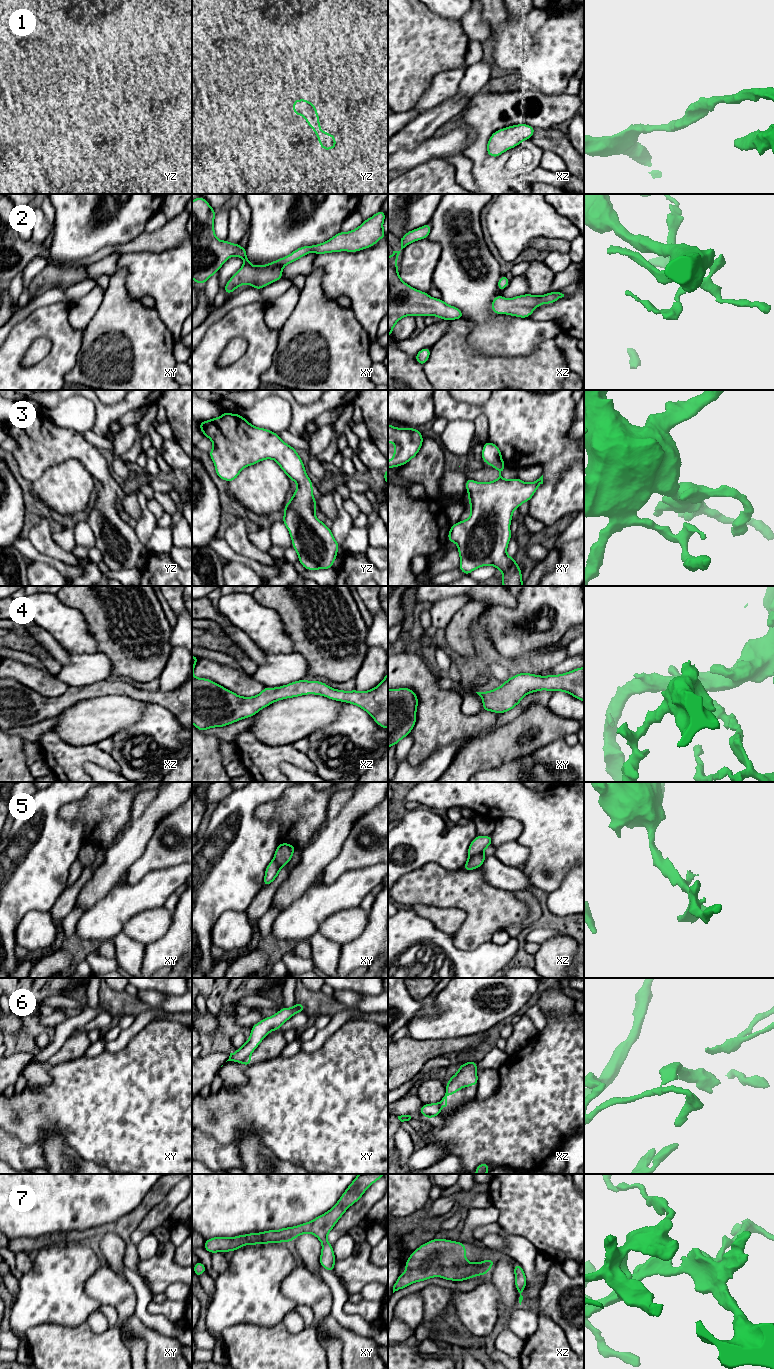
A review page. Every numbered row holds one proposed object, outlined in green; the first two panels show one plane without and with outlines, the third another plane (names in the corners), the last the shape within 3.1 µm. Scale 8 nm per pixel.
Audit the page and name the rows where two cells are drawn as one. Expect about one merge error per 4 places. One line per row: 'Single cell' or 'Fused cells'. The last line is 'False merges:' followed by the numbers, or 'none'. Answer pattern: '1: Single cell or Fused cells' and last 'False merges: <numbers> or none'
1: Single cell
2: Single cell
3: Single cell
4: Single cell
5: Fused cells
6: Fused cells
7: Single cell
False merges: 5, 6

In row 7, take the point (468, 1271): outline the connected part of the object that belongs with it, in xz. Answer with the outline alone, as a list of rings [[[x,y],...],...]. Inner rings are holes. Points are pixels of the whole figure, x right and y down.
[[[432,1239],[421,1245],[412,1252],[409,1259],[405,1262],[406,1271],[401,1273],[393,1286],[393,1293],[403,1289],[414,1282],[420,1282],[432,1277],[438,1277],[445,1280],[463,1281],[475,1276],[488,1274],[490,1268],[494,1265],[495,1259],[487,1259],[483,1262],[469,1263],[465,1256],[466,1244],[446,1240]]]

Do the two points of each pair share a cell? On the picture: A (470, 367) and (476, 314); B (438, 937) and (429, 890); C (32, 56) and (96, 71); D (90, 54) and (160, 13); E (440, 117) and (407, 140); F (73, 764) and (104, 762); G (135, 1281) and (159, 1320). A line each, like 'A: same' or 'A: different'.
A: different
B: different
C: different
D: different
E: same
F: same
G: same

